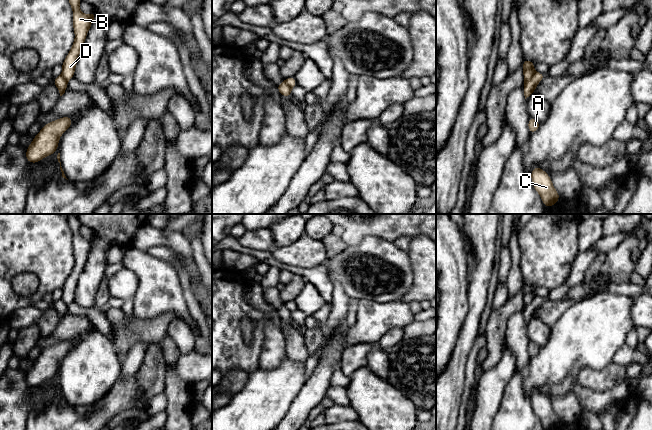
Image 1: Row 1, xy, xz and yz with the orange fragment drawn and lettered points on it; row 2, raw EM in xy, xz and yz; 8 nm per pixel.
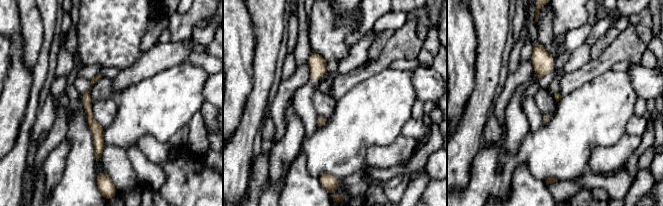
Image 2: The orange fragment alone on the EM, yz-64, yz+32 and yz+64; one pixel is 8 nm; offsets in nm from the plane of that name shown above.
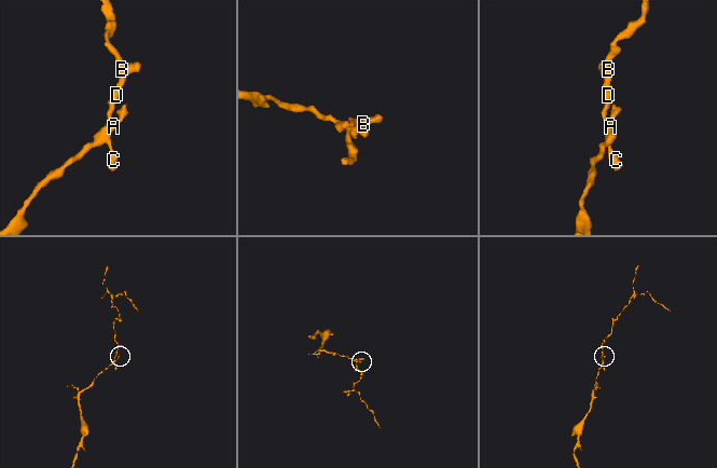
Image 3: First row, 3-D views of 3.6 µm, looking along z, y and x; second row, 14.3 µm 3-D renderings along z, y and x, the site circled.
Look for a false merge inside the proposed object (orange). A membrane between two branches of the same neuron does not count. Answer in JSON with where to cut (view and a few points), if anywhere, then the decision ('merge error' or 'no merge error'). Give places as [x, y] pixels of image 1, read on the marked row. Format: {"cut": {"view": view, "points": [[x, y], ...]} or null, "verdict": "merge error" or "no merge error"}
{"cut": {"view": "yz", "points": [[535, 72], [525, 82]]}, "verdict": "merge error"}

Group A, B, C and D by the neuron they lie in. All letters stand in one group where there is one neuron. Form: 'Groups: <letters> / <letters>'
Groups: A C / B D

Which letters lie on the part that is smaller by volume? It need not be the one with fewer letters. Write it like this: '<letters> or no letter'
B, D

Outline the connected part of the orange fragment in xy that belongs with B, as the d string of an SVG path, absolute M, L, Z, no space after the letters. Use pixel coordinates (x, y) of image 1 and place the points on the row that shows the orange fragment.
M81 0L68 1L73 10L73 28L75 32L75 40L71 50L69 51L64 62L62 63L62 76L67 81L74 77L79 53L84 45L85 38L90 29L90 26L96 16L96 13L94 11L89 15L85 15L80 11L79 5Z

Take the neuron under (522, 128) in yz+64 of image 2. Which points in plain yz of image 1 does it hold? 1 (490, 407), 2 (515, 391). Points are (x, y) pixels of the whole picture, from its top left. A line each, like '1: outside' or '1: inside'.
1: inside
2: outside

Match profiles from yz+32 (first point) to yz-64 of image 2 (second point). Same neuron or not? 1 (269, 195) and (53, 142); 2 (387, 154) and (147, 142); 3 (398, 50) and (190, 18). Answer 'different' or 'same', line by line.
1: different
2: same
3: same

